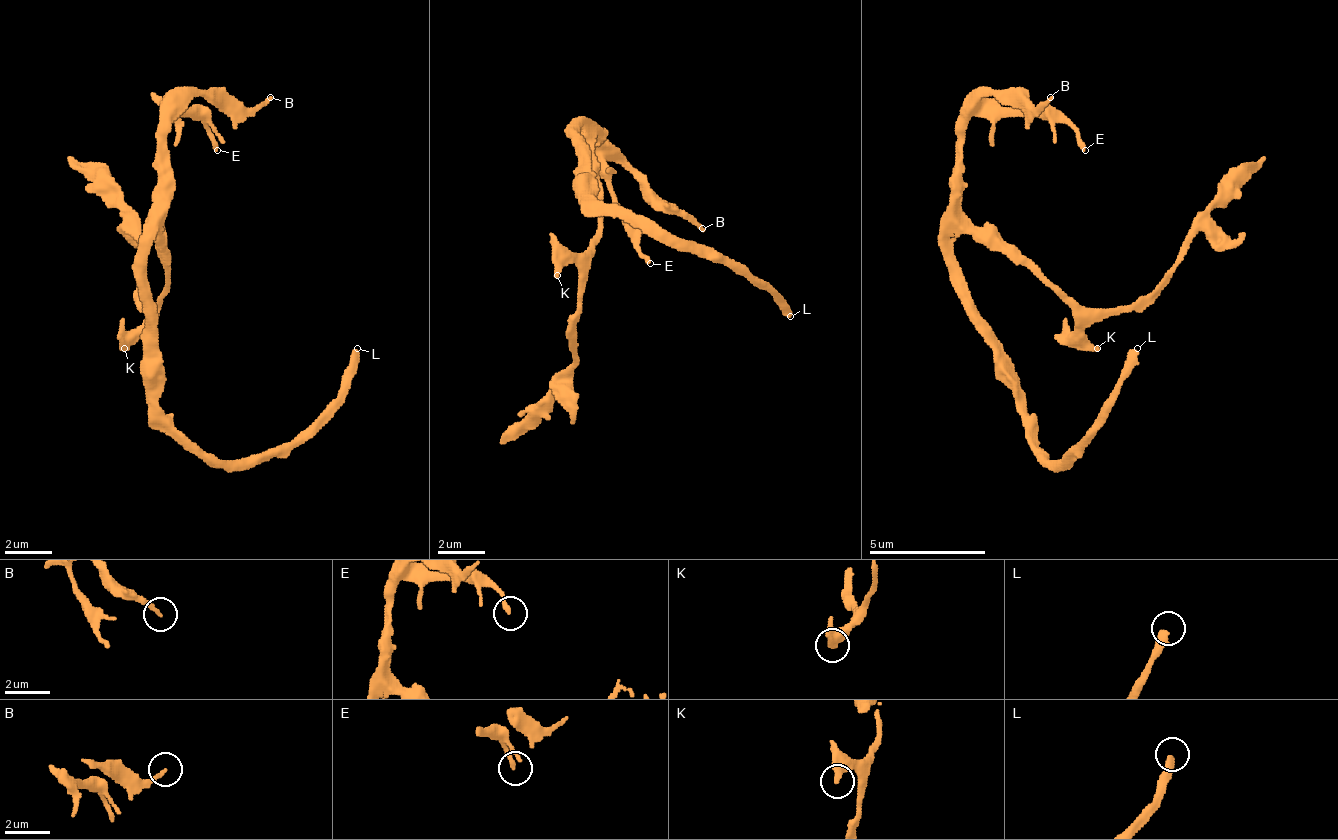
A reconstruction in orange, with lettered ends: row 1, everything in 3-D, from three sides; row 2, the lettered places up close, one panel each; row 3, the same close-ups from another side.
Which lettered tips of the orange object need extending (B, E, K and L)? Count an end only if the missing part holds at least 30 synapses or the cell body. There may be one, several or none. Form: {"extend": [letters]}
{"extend": ["L"]}

